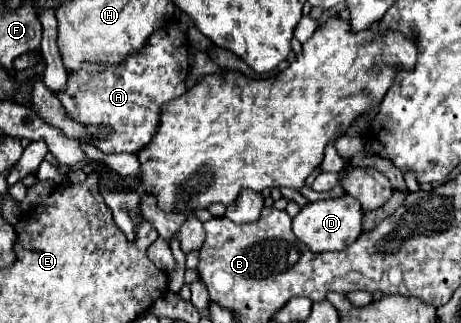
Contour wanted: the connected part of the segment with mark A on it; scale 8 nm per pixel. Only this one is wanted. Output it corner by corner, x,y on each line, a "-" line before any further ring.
166,25
158,31
154,31
148,39
148,47
142,47
136,55
134,61
124,61
120,67
98,67
98,65
84,65
82,71
70,75
68,79
68,89
64,93
58,93
58,99
66,107
68,115
86,125
110,125
112,127
112,137
104,141
90,141
94,143
100,151
104,153
138,153
144,149
154,133
158,131
160,125
160,115
162,109
168,101
180,97
186,93
186,77
188,77
188,35
178,27
178,25

